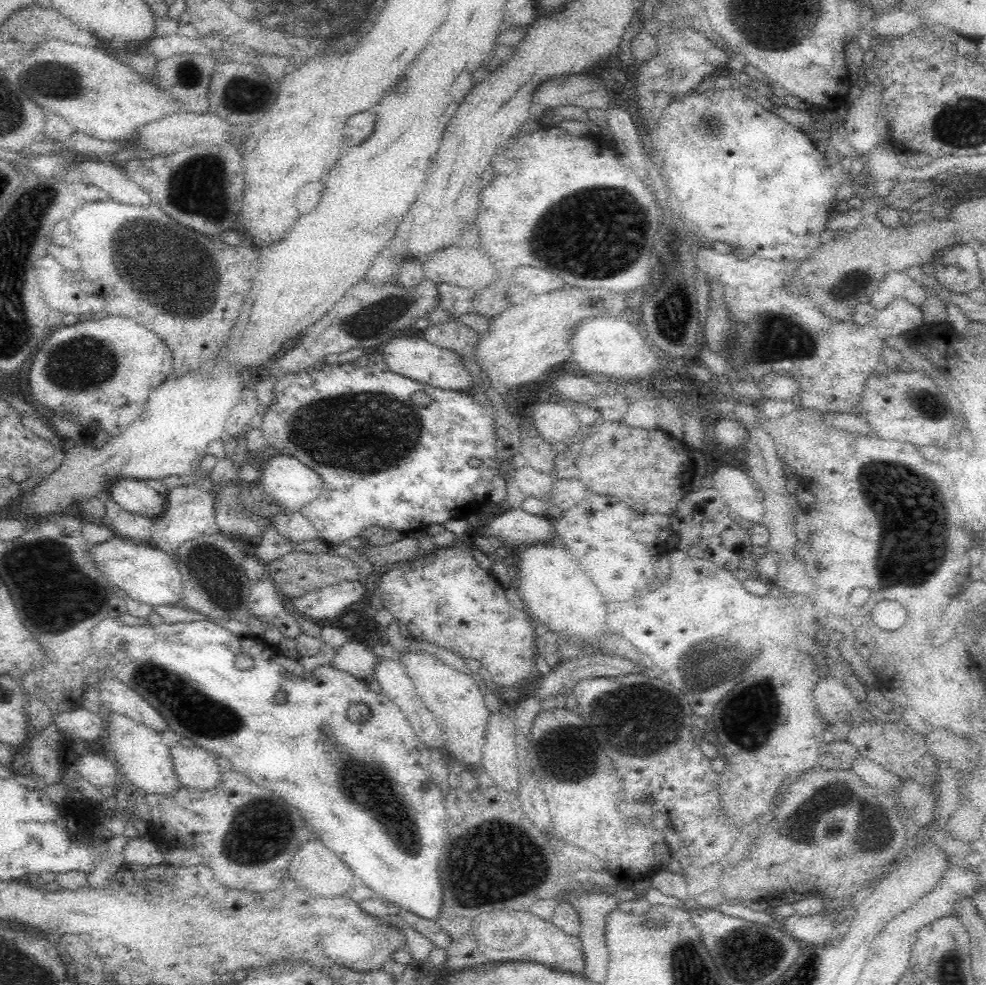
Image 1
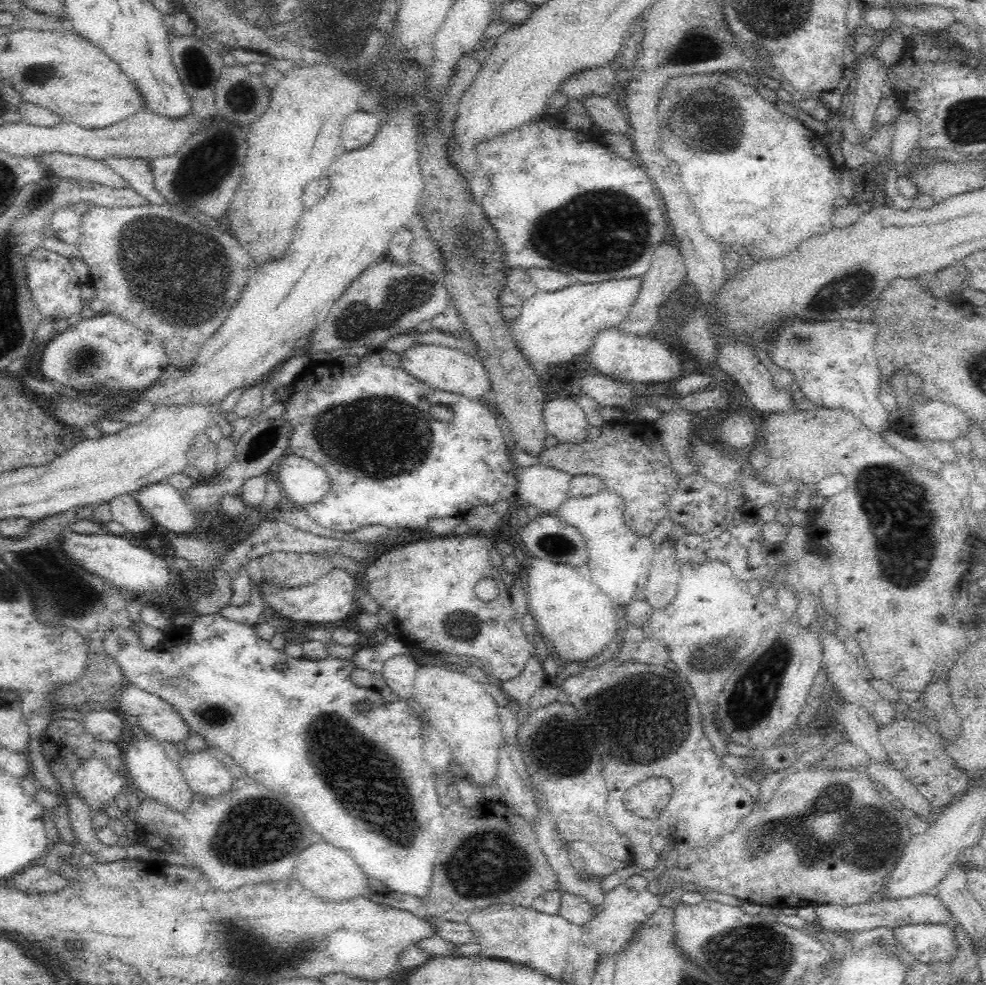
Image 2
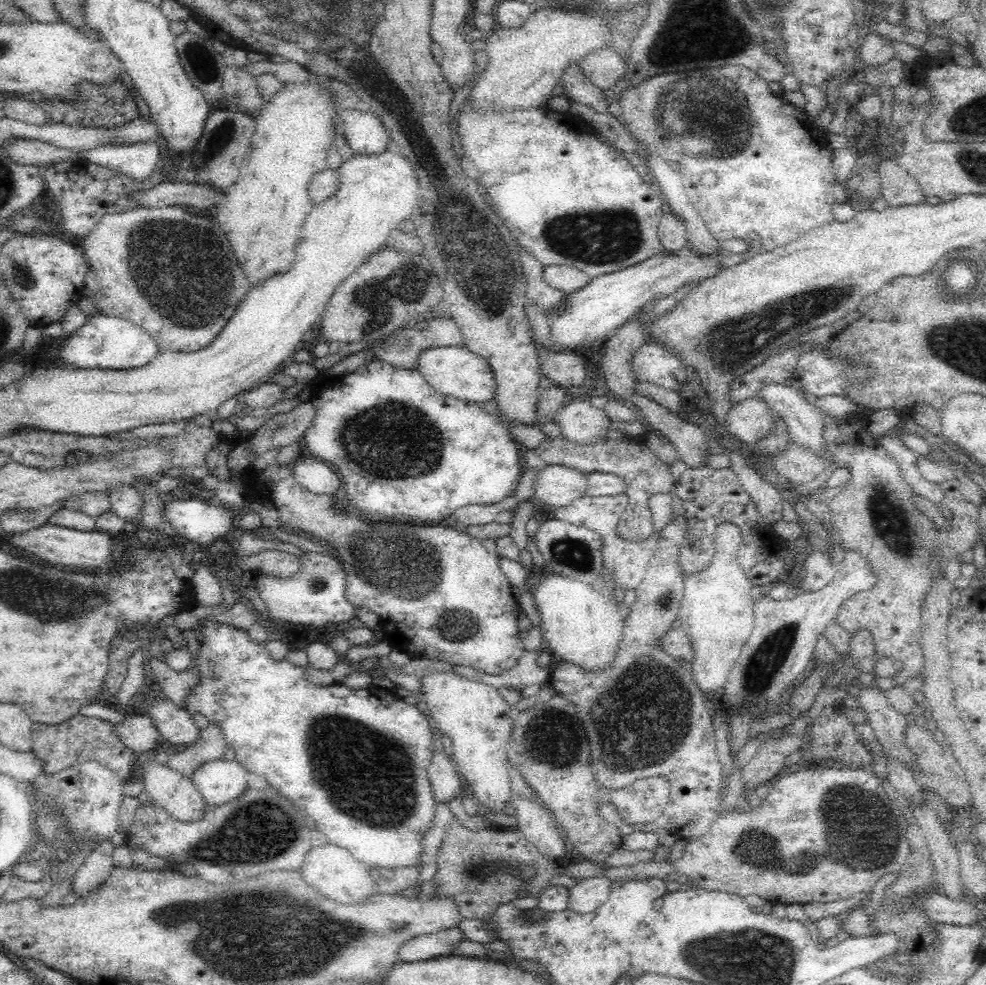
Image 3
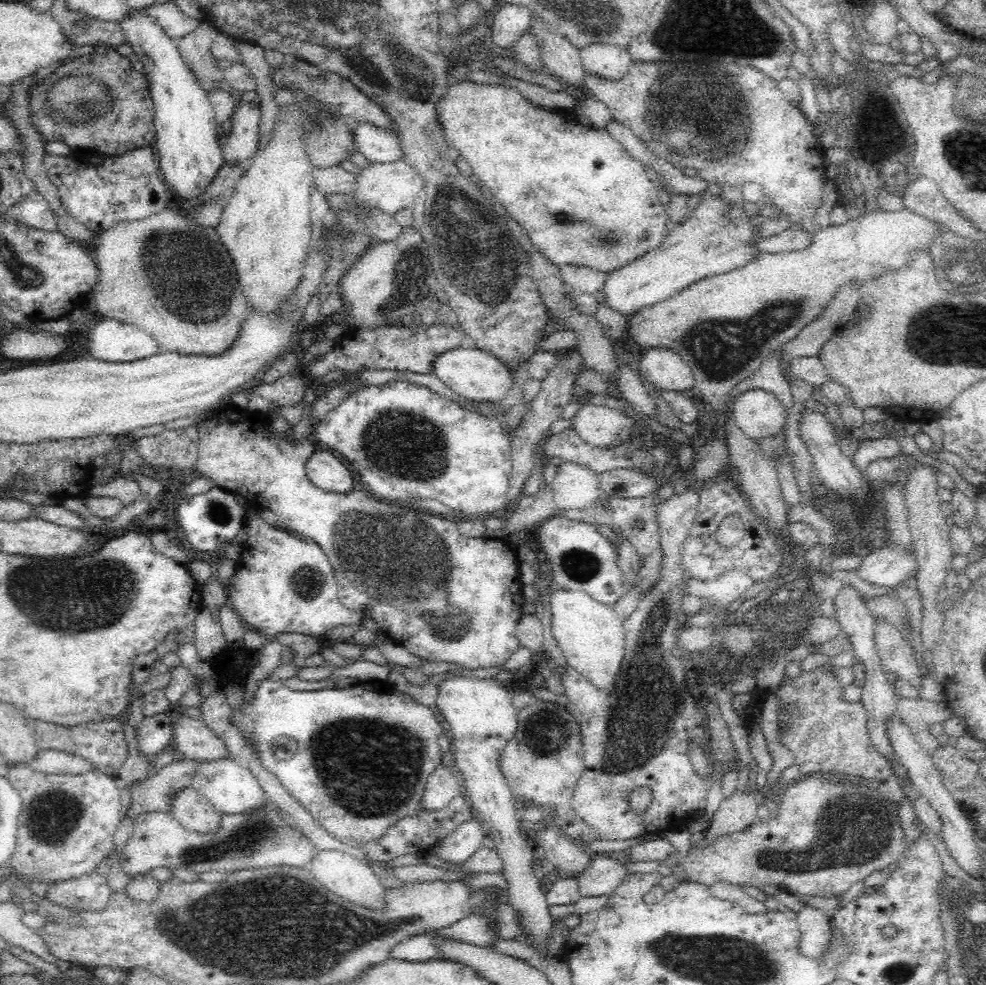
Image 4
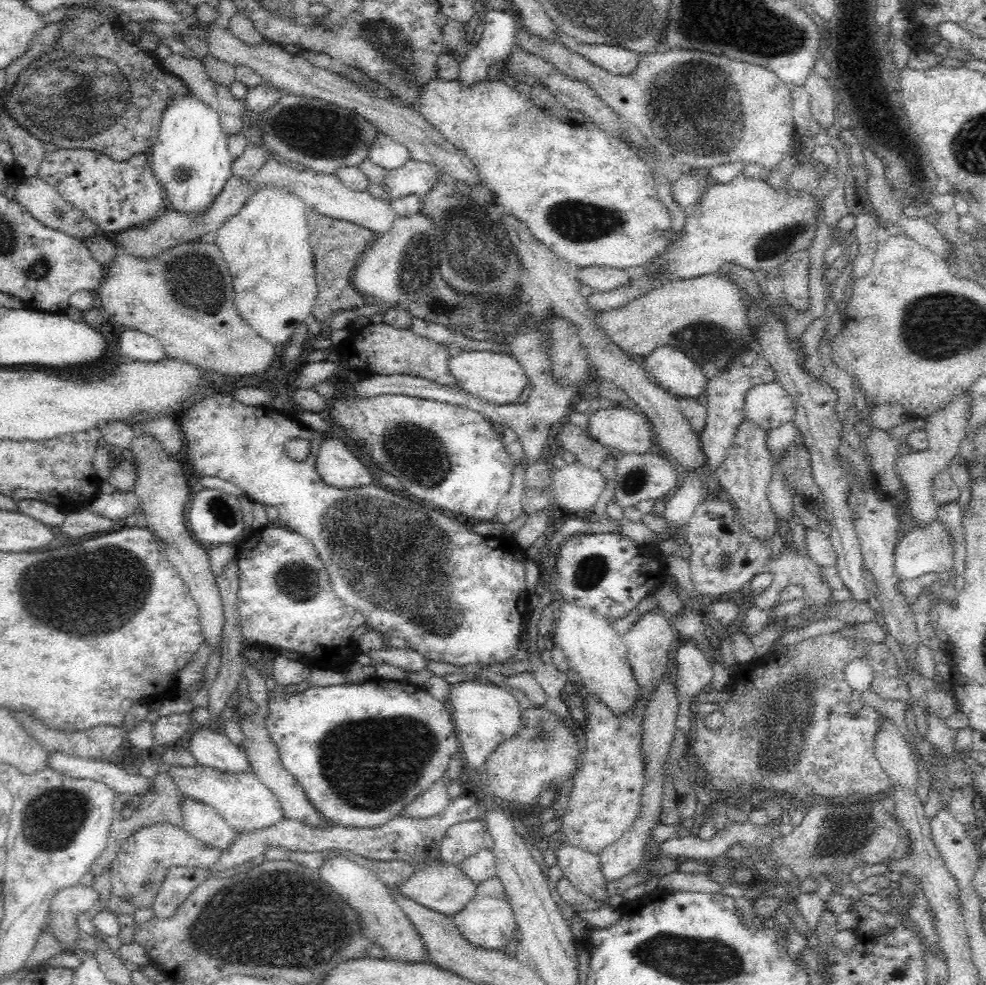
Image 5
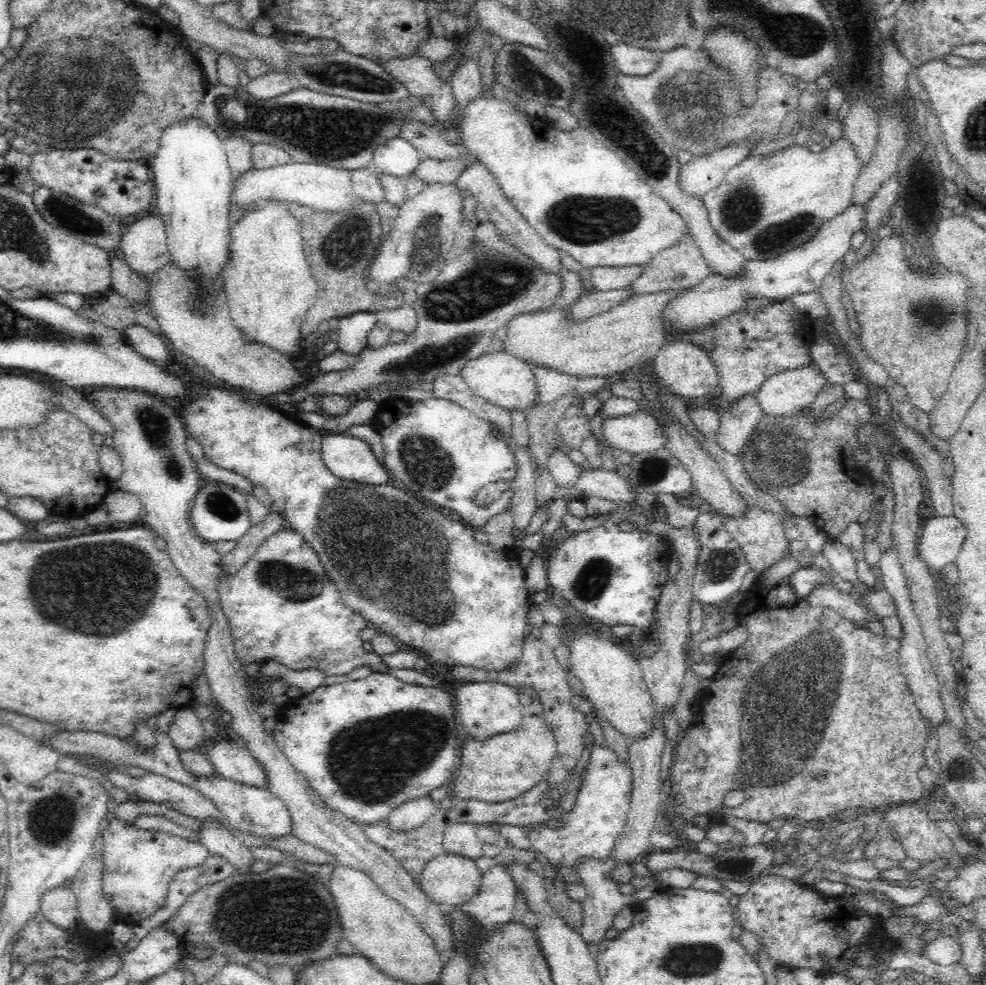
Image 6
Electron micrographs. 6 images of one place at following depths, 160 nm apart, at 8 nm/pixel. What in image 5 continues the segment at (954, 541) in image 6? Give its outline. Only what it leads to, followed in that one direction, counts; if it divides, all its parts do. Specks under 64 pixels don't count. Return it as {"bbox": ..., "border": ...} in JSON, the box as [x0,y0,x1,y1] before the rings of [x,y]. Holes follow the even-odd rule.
{"bbox":[894,520,955,580],"border":[[[938,520],[938,522],[934,521],[926,526],[915,528],[899,539],[896,542],[896,546],[894,546],[894,573],[896,573],[896,577],[900,580],[914,579],[925,573],[936,573],[947,578],[952,576],[955,564],[953,562],[953,551],[952,546],[950,546],[950,537],[946,531],[947,529],[948,527]]]}

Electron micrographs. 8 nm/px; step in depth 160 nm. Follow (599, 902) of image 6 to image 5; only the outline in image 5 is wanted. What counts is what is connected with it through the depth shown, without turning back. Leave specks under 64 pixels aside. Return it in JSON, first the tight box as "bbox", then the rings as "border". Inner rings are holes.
{"bbox":[555,845,608,902],"border":[[[562,845],[555,848],[555,864],[581,893],[592,897],[596,902],[608,900],[606,881],[600,871],[597,853],[582,850],[577,846]]]}

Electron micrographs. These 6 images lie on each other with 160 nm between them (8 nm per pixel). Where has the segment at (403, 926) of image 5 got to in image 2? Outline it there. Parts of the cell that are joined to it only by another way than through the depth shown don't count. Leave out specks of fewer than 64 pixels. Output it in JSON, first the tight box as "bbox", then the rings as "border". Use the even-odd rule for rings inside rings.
{"bbox":[292,842,369,902],"border":[[[316,842],[308,846],[304,852],[300,852],[300,856],[296,858],[292,875],[298,878],[302,886],[308,886],[308,890],[312,890],[316,896],[330,900],[330,902],[332,900],[352,900],[356,896],[368,894],[369,878],[364,876],[364,872],[360,872],[356,862],[346,852],[334,848],[328,842]]]}

